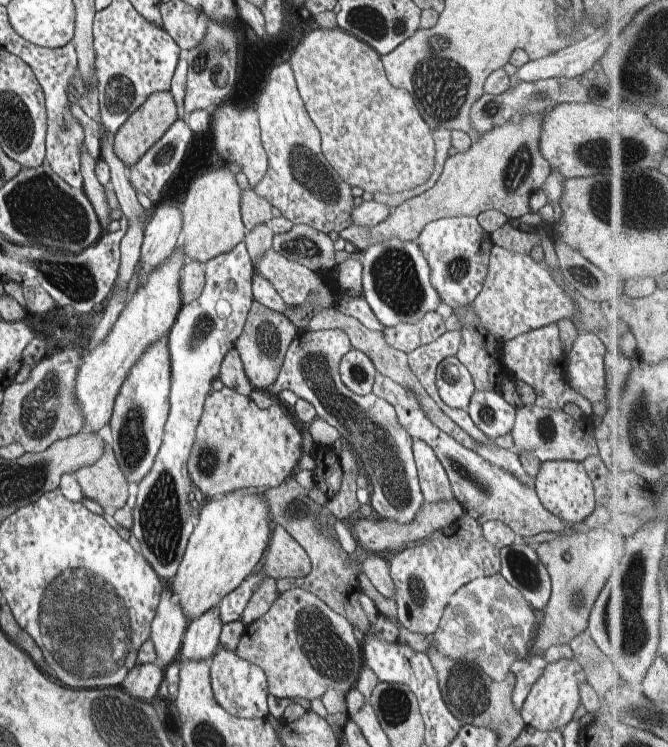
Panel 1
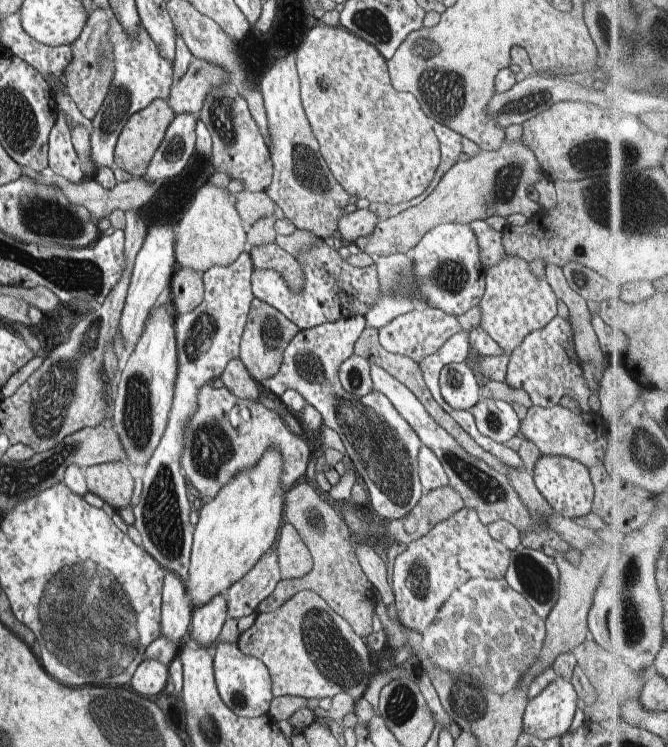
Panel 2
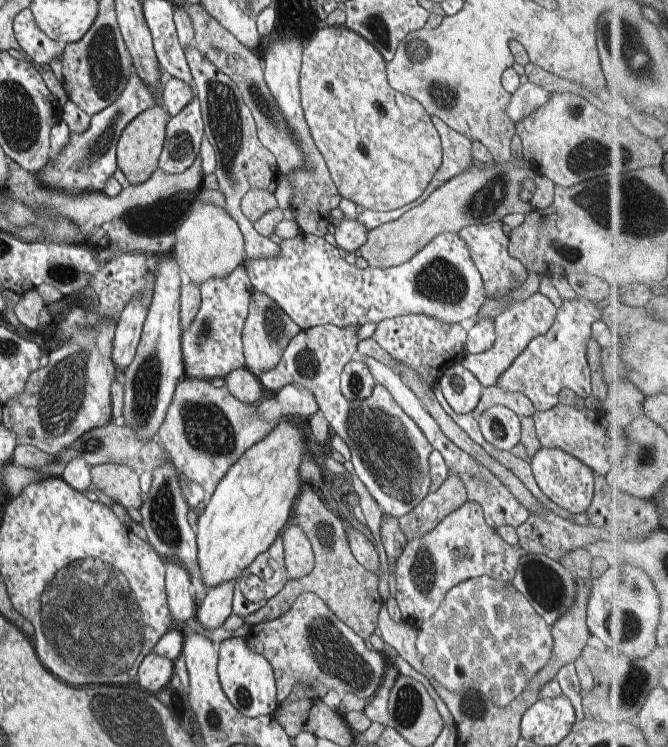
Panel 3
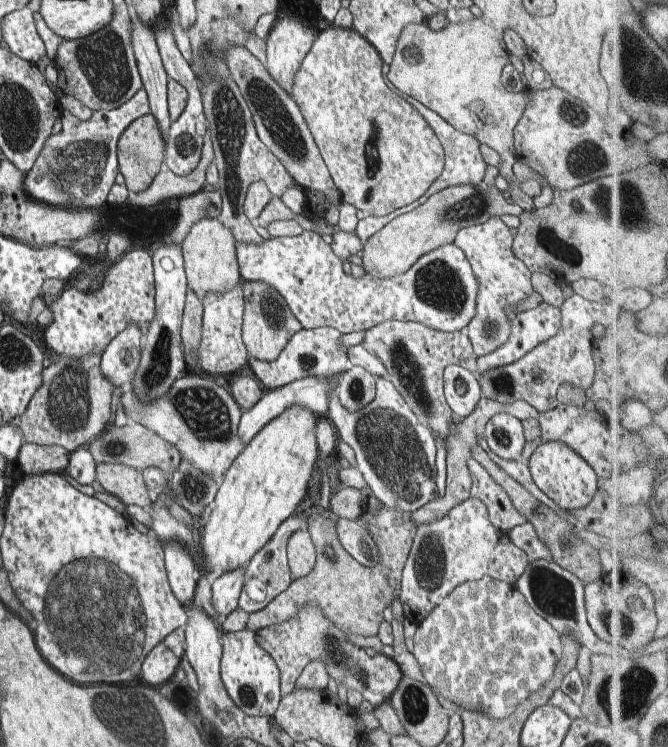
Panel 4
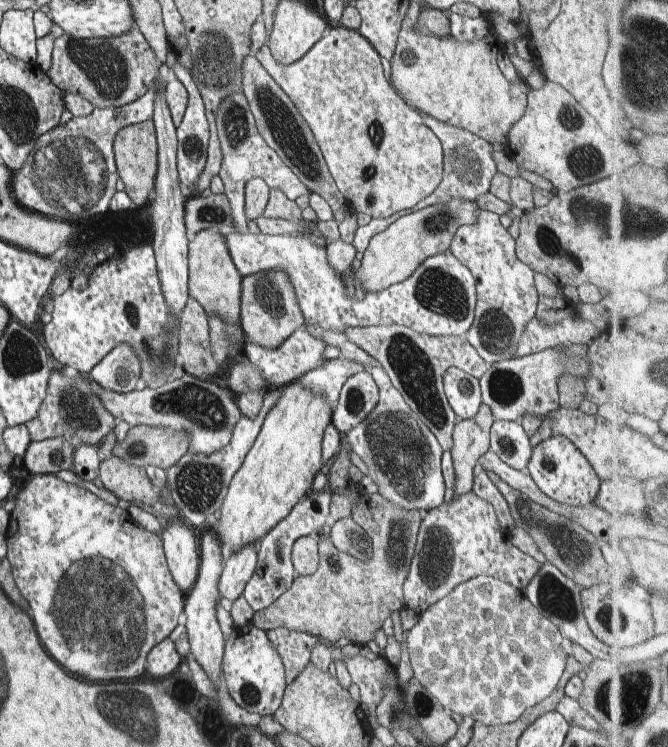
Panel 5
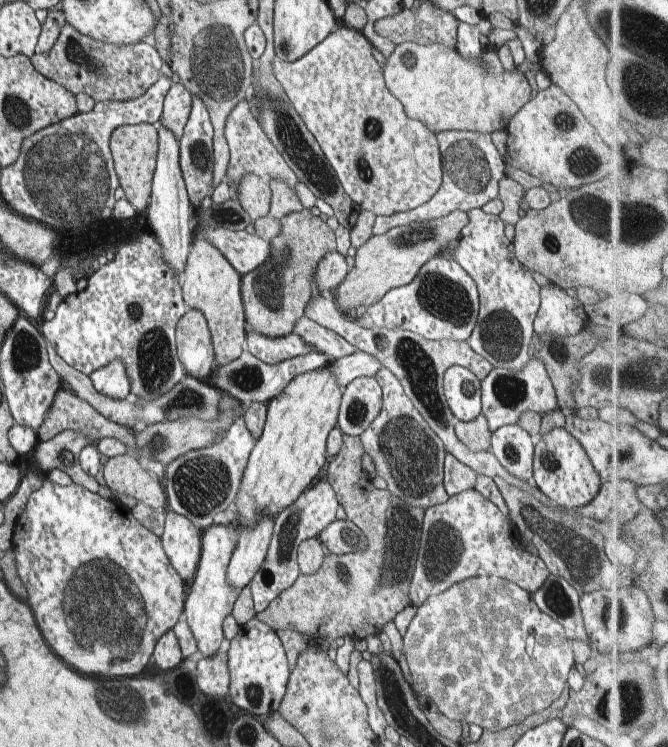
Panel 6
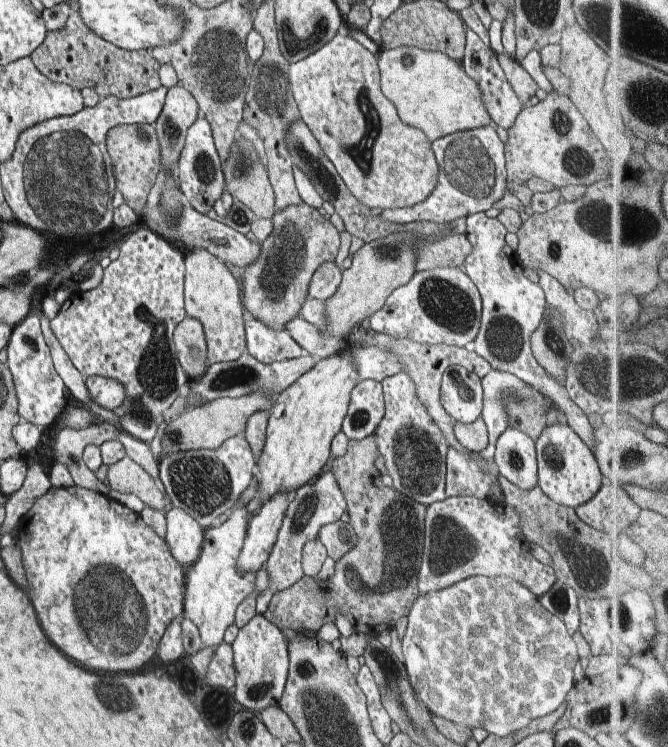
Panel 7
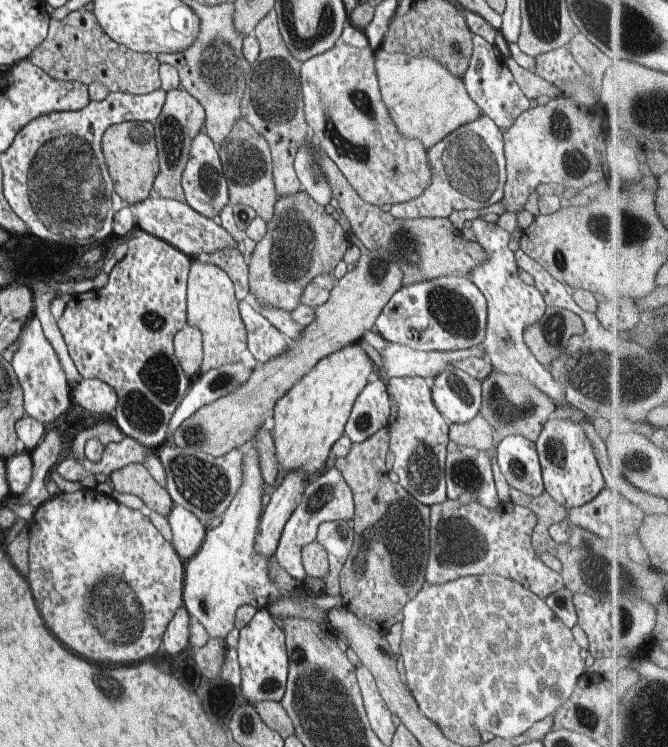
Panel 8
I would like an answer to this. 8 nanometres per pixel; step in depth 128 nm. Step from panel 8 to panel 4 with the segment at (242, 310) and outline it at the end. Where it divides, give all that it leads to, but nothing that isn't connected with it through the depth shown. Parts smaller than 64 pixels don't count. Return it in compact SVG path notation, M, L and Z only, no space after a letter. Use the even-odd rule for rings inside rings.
M320 327L317 329L302 329L292 335L292 338L286 343L284 350L271 361L259 361L250 358L248 369L268 390L283 387L292 381L303 379L304 377L333 377L342 374L348 367L347 350L341 344L339 338L342 336L332 327Z

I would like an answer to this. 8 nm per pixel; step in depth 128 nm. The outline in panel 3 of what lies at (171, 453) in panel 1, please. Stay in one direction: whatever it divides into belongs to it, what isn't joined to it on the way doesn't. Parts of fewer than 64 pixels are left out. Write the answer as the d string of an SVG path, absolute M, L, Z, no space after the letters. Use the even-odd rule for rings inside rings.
M238 266L226 278L209 278L201 286L201 305L197 315L192 321L191 327L183 331L182 354L184 359L185 374L195 379L212 380L215 376L224 378L233 370L245 366L245 356L243 353L243 342L241 332L248 316L250 297L254 291L249 276L244 266ZM171 460L164 466L157 467L153 472L152 486L150 492L144 495L143 505L139 508L142 514L141 525L145 530L147 540L156 552L165 560L176 560L184 565L190 573L194 599L200 605L207 595L209 588L204 583L198 560L197 534L194 527L188 523L188 510L191 508L183 499L180 482L180 473L171 464Z

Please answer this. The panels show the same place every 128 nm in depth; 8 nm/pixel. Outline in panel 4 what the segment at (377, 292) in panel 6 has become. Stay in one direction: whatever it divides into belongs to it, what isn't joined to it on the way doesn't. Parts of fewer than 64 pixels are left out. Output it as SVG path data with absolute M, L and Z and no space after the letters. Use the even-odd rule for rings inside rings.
M470 185L448 187L414 210L395 217L382 230L370 236L363 244L363 268L370 278L375 279L384 280L404 274L422 255L453 243L460 229L484 224L489 218L502 214L522 217L523 212L518 205L506 202L505 196L497 188Z

